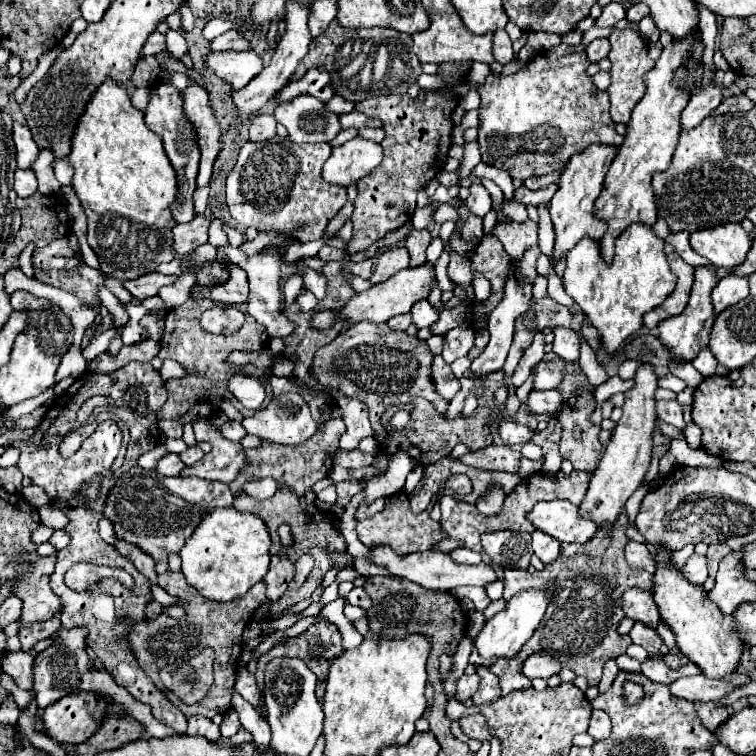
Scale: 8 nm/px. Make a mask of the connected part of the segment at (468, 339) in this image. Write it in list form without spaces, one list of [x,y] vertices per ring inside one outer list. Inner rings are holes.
[[[466,327],[450,329],[444,337],[446,337],[446,341],[444,341],[442,357],[448,363],[452,363],[454,359],[460,357],[458,351],[470,351],[472,349],[472,343],[474,343],[474,333],[472,333],[472,329],[466,329]]]

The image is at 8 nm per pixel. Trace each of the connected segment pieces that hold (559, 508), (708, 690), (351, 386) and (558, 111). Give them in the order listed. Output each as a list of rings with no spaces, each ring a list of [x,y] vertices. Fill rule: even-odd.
[[[566,499],[536,503],[528,513],[528,519],[536,529],[556,537],[560,543],[586,543],[598,531],[596,523],[580,517],[578,505]]]
[[[736,673],[732,681],[716,681],[704,675],[680,677],[670,685],[670,693],[674,697],[680,697],[692,703],[706,703],[706,701],[718,701],[720,697],[728,695],[738,685],[746,685],[746,683],[750,683],[750,677],[744,673]]]
[[[356,323],[352,327],[348,327],[344,333],[340,333],[330,345],[318,349],[316,357],[314,357],[314,367],[312,373],[314,377],[322,383],[322,385],[330,385],[330,387],[338,387],[342,389],[348,397],[356,397],[358,401],[366,403],[370,409],[370,421],[372,427],[376,431],[376,439],[382,437],[382,441],[388,441],[388,435],[382,435],[382,415],[388,407],[392,405],[404,405],[414,401],[416,397],[424,397],[428,395],[428,391],[436,391],[434,383],[432,383],[432,351],[428,353],[428,345],[426,341],[408,335],[406,331],[392,331],[388,329],[386,323]]]
[[[556,45],[542,53],[536,53],[526,67],[522,67],[514,75],[488,75],[484,85],[478,87],[478,93],[482,97],[480,105],[480,129],[478,129],[478,143],[482,161],[488,165],[500,165],[512,173],[516,179],[526,179],[532,175],[546,175],[550,171],[564,169],[568,159],[574,153],[584,151],[588,145],[612,145],[620,147],[624,143],[624,137],[616,133],[614,121],[610,119],[610,101],[608,93],[594,87],[592,77],[586,75],[586,67],[590,65],[586,57],[584,45]],[[502,137],[508,137],[508,157],[504,155],[504,141]]]

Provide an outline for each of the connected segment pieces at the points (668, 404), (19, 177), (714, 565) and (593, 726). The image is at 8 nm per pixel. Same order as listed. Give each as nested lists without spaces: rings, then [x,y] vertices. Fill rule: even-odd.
[[[656,401],[656,415],[662,421],[666,421],[678,429],[686,427],[686,423],[682,419],[682,407],[678,401]]]
[[[16,169],[14,171],[14,191],[18,197],[30,197],[38,189],[34,171],[30,169]]]
[[[716,543],[716,545],[710,545],[708,547],[708,553],[706,553],[706,559],[708,559],[708,571],[710,575],[714,577],[716,571],[718,571],[718,563],[724,559],[724,555],[728,555],[732,549],[724,543]]]
[[[594,711],[592,719],[590,719],[590,729],[588,733],[594,739],[604,739],[610,733],[610,717],[604,711]]]

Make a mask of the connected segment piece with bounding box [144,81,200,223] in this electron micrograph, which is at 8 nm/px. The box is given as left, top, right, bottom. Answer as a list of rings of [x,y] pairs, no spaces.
[[[156,81],[150,87],[150,101],[144,111],[144,119],[148,129],[158,133],[162,137],[166,155],[176,169],[178,175],[178,203],[172,207],[172,215],[176,223],[188,223],[196,217],[194,213],[194,203],[192,203],[192,193],[196,189],[196,175],[198,175],[198,163],[200,163],[200,149],[198,149],[198,135],[192,127],[192,123],[186,119],[184,113],[184,101],[182,101],[182,91],[176,89],[172,83],[162,83]]]

